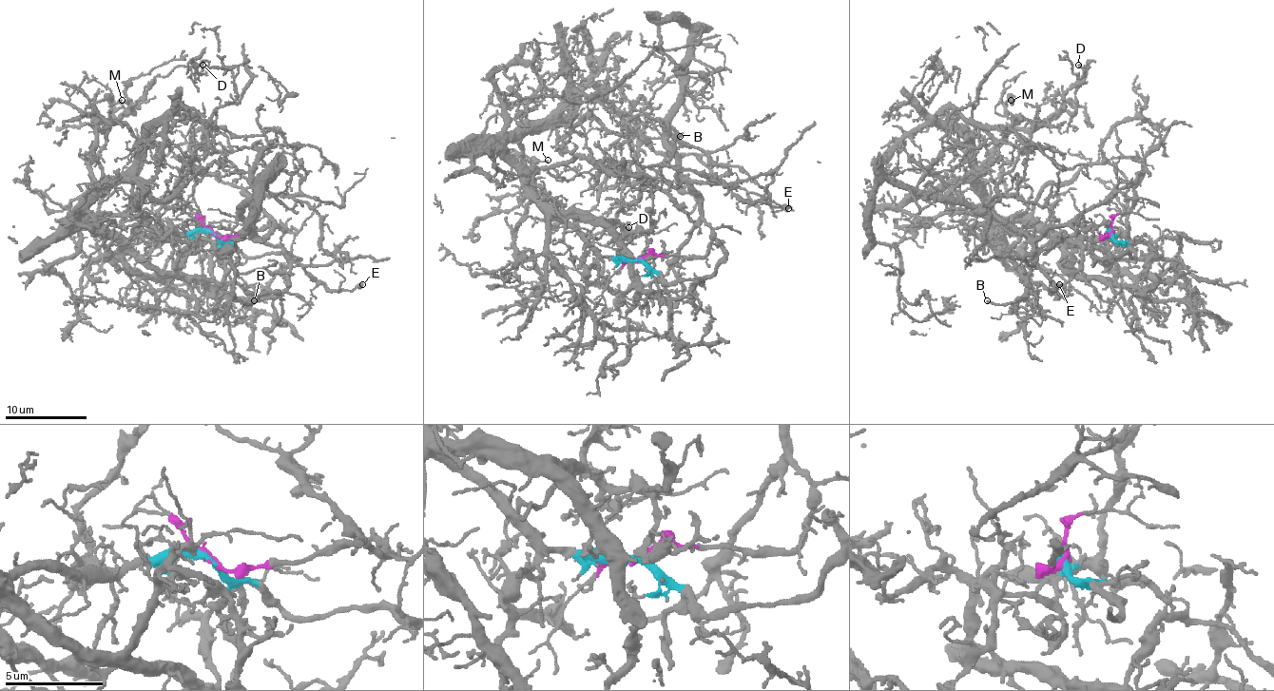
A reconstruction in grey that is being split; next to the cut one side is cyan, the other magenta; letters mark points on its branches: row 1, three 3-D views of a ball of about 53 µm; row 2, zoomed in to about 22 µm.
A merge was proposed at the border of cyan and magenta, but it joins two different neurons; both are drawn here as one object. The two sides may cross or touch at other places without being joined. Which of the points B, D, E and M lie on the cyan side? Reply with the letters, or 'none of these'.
D, M

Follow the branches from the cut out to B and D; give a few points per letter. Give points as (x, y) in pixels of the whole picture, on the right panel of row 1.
B: (1109, 232), (1106, 237), (1108, 226), (1077, 230), (1051, 226), (1032, 249), (1022, 297), (991, 304), (987, 300)
D: (1109, 232), (1051, 239), (1003, 222), (981, 182), (989, 155), (1013, 130), (1036, 130), (1086, 77), (1077, 65)

